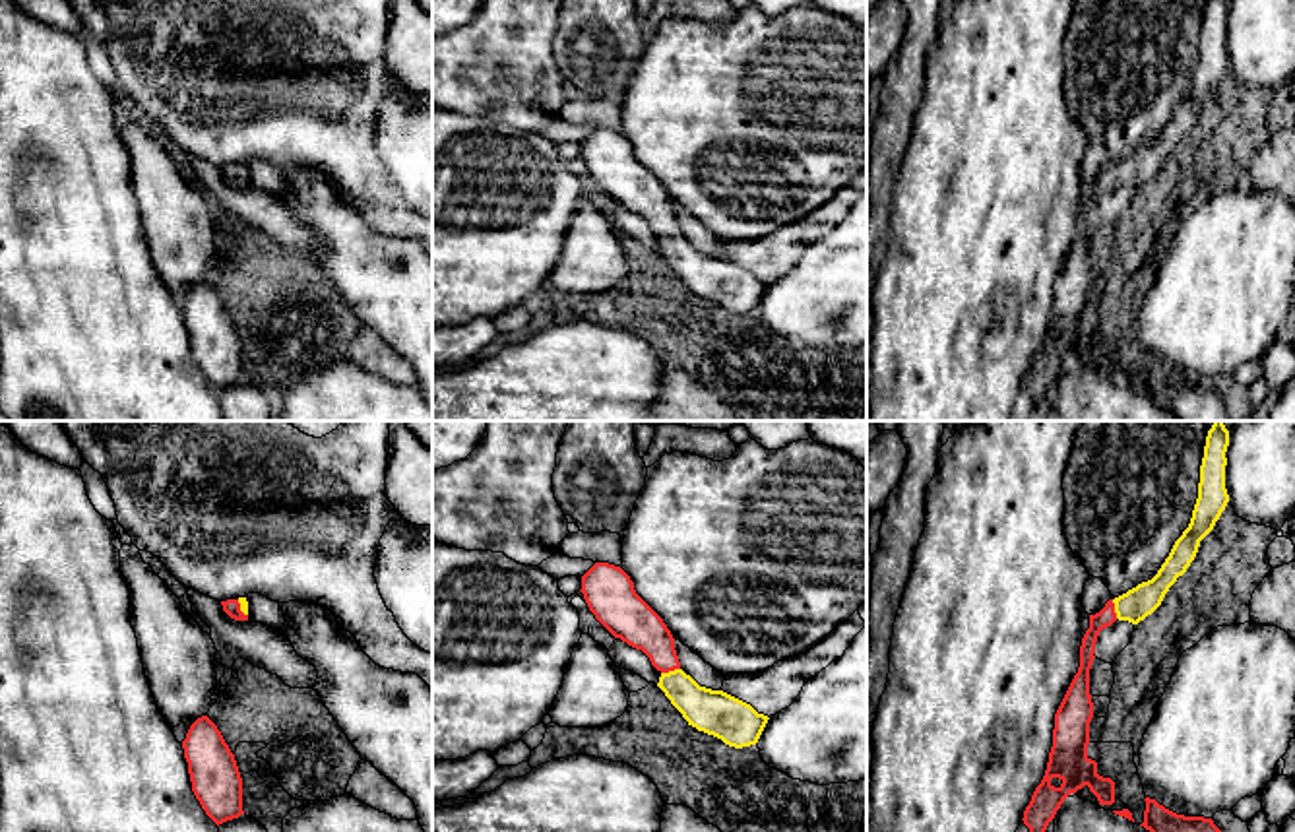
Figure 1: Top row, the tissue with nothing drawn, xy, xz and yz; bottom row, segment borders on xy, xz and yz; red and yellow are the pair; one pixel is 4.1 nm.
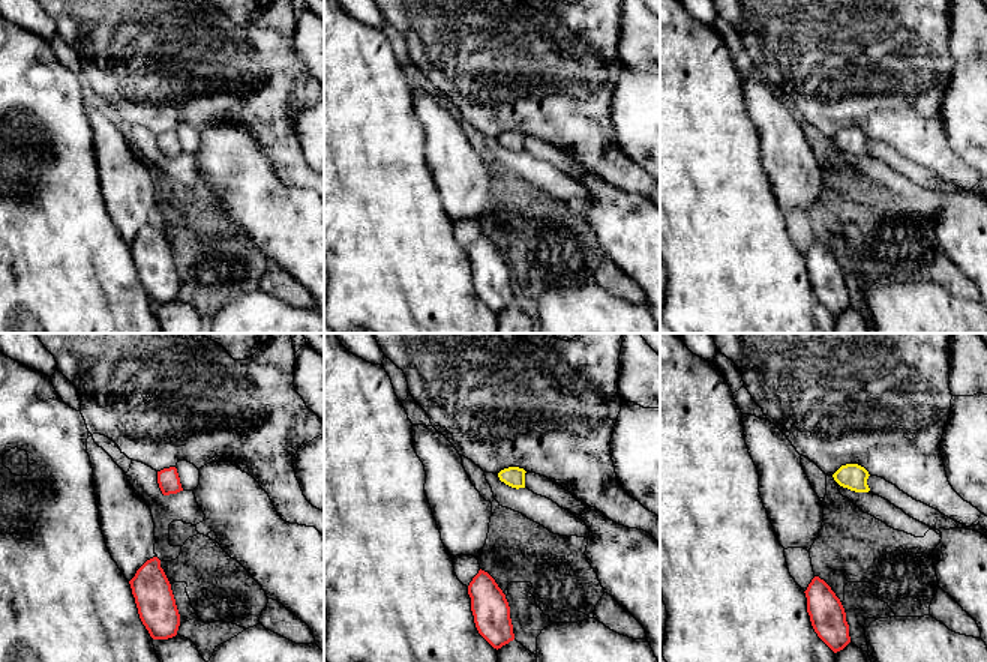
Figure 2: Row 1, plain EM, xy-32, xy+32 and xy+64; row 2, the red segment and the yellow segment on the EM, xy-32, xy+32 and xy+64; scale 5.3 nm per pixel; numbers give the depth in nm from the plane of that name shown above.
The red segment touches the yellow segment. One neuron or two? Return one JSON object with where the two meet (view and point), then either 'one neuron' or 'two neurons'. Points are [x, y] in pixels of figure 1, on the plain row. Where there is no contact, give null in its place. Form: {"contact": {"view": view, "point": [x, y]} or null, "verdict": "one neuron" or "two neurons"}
{"contact": {"view": "xz", "point": [669, 235]}, "verdict": "one neuron"}

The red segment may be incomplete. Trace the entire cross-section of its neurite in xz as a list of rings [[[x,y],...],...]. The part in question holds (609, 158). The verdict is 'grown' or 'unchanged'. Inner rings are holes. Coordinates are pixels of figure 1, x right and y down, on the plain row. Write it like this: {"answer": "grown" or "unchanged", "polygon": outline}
{"answer": "grown", "polygon": [[[595,128],[582,142],[580,157],[589,176],[615,204],[649,223],[661,239],[657,252],[688,291],[735,314],[758,308],[770,283],[723,256],[700,252],[680,235],[671,196],[636,159],[634,147],[620,132]]]}

